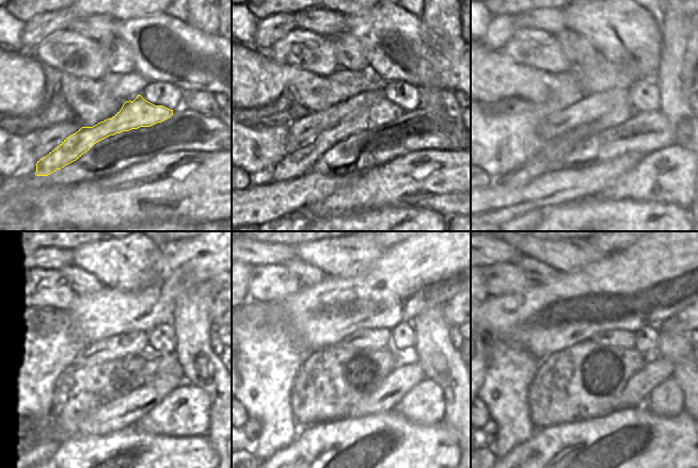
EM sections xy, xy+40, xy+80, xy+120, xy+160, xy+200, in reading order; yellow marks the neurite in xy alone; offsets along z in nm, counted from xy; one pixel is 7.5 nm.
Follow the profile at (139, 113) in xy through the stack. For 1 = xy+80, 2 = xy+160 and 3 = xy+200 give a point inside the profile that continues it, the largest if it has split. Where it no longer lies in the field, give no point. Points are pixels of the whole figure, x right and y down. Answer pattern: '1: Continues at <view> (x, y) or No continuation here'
1: Continues at xy+80 (551, 156)
2: Continues at xy+160 (253, 426)
3: Continues at xy+200 (492, 426)

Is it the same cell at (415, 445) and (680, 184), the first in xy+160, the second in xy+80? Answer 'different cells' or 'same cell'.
different cells

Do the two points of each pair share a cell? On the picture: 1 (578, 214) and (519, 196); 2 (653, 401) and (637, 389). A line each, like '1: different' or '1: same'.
1: different
2: different

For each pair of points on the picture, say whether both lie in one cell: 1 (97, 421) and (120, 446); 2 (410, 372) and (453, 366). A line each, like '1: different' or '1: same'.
1: different
2: different

